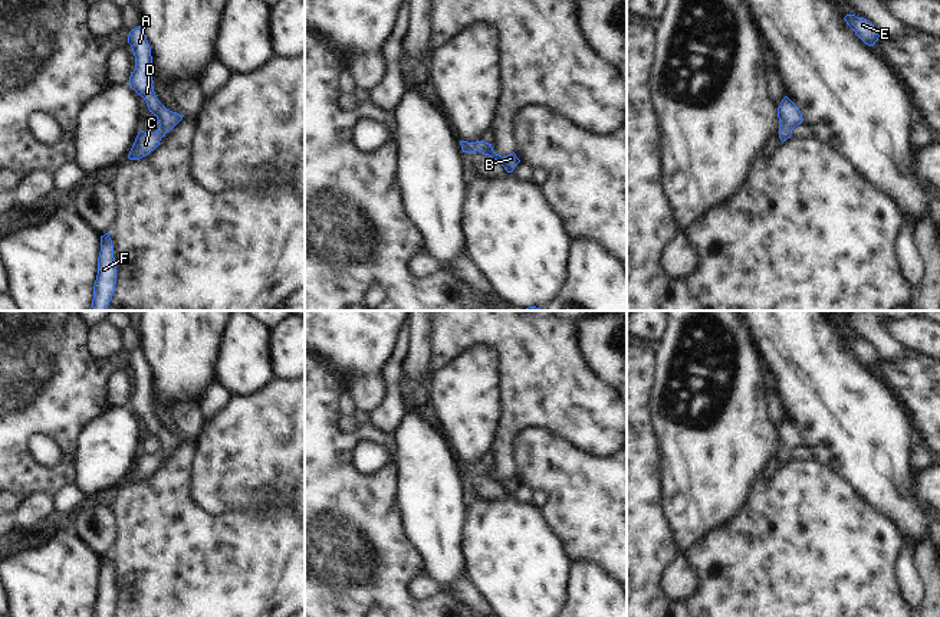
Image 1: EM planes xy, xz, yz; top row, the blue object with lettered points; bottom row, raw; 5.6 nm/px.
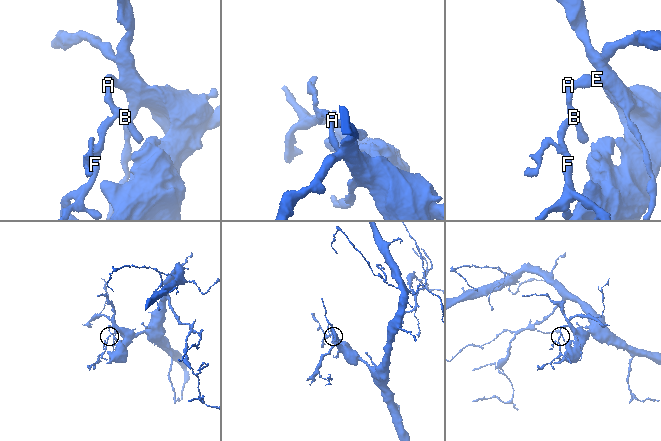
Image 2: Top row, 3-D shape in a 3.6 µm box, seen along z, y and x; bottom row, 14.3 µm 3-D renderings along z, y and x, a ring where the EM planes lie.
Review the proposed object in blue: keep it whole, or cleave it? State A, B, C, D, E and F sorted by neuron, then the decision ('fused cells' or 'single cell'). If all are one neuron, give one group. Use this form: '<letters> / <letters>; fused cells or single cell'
A B C D E F; single cell

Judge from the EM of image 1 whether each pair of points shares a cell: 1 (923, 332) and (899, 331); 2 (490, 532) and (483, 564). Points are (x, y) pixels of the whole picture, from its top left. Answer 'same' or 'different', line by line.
1: same
2: same

